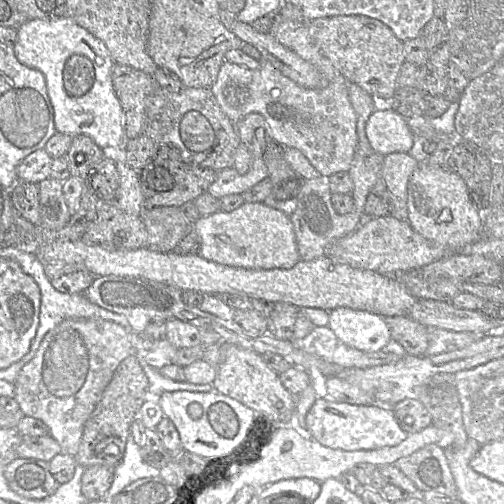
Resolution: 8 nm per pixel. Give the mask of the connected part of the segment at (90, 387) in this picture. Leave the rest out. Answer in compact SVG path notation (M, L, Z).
M92 319L64 320L44 337L35 356L19 372L14 382L15 387L14 399L19 404L24 416L39 419L48 427L49 434L59 443L62 453L71 455L73 457L76 456L76 454L78 453L86 421L88 420L88 418L94 411L96 405L100 401L102 394L107 385L109 384L117 366L126 357L132 355L134 352L133 347L130 343L129 333L130 332L126 330L124 327L112 321Z

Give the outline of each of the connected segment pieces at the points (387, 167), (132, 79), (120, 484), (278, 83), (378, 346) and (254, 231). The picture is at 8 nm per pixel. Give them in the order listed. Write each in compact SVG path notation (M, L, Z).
M391 153L383 158L381 178L384 180L391 199L391 214L407 221L407 187L411 174L419 163L408 153Z
M115 63L112 68L112 85L123 111L125 139L143 135L145 104L155 87L158 87L154 77Z
M130 431L124 457L114 468L113 482L104 499L111 500L125 487L139 479L158 476L160 476L160 470L143 460L140 447L135 443Z
M277 12L270 34L280 44L314 65L328 80L326 87L301 87L284 76L269 61L262 59L256 69L224 61L210 90L231 122L236 124L251 113L261 114L267 122L272 140L283 147L299 150L321 176L329 177L350 169L358 146L357 119L348 97L347 80L322 54L310 35L309 23L309 20L306 23L294 23L283 19Z
M335 308L329 311L328 327L343 343L365 352L381 351L391 339L386 318L365 310Z
M243 203L239 208L200 216L192 225L200 237L200 256L219 264L247 269L290 269L300 260L290 217L264 203Z

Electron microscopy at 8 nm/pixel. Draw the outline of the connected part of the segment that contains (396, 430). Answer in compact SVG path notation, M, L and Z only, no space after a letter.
M320 386L320 397L306 415L306 434L324 446L345 451L396 446L410 434L400 427L392 407L378 402L371 405L335 402L321 393Z

